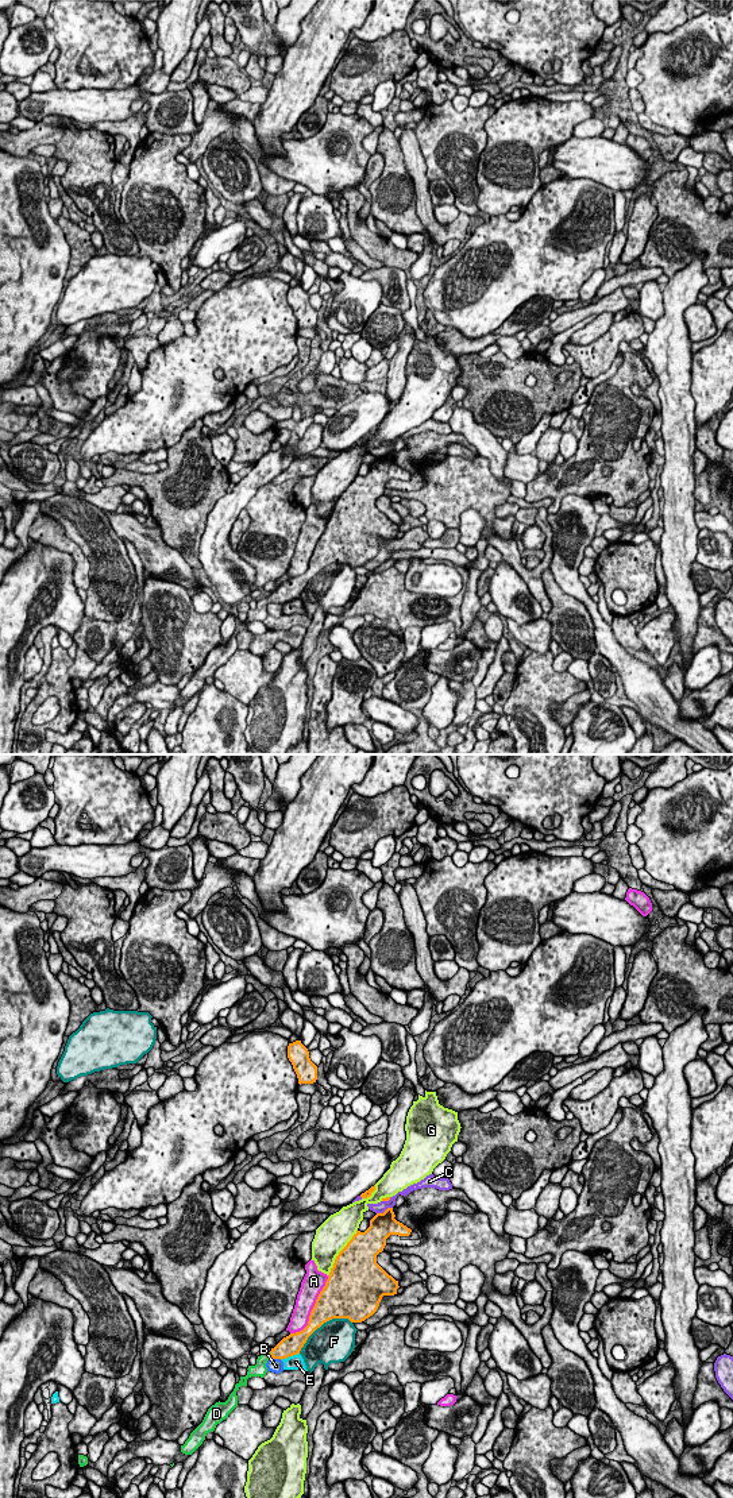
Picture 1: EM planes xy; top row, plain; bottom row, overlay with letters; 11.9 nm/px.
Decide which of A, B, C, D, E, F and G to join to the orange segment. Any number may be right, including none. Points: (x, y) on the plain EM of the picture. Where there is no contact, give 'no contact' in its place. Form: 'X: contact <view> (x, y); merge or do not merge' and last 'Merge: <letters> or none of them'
A: contact xy (313, 552); do not merge
B: contact xy (277, 602); do not merge
C: contact xy (385, 455); do not merge
D: contact xy (270, 598); merge
E: contact xy (289, 599); do not merge
F: contact xy (321, 568); do not merge
G: contact xy (339, 497); do not merge
Merge: D

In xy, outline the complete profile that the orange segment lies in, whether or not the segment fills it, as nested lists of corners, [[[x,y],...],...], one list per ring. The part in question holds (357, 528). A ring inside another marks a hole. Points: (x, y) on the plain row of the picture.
[[[387,452],[370,464],[370,471],[364,476],[356,475],[336,501],[325,530],[310,556],[308,570],[283,582],[270,597],[258,601],[255,610],[248,610],[247,619],[240,621],[228,644],[219,645],[208,653],[202,667],[181,690],[182,698],[192,699],[202,688],[205,680],[228,661],[238,650],[239,632],[247,630],[247,623],[251,621],[263,622],[269,603],[282,605],[300,598],[308,582],[332,563],[348,563],[351,567],[364,565],[377,556],[383,540],[397,538],[398,525],[377,507],[377,499],[383,495],[390,479],[409,480],[412,476],[394,462],[393,452]]]

